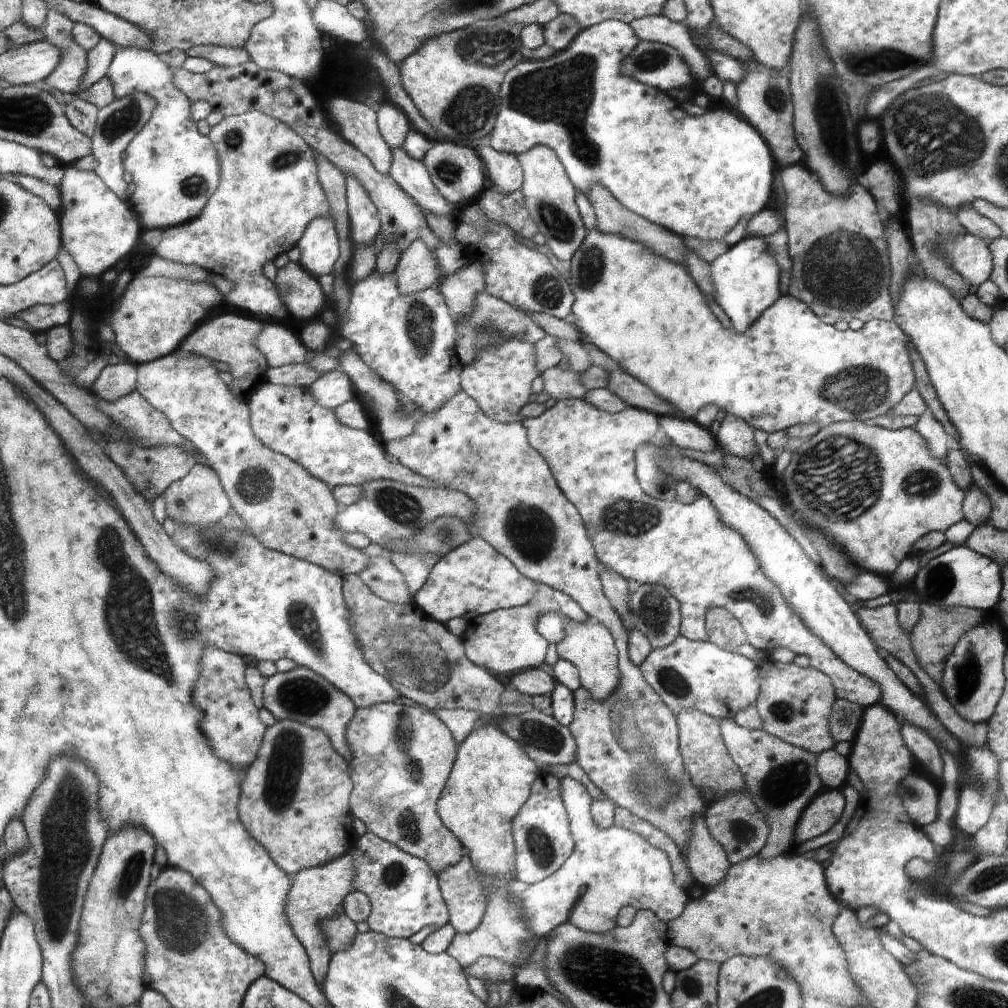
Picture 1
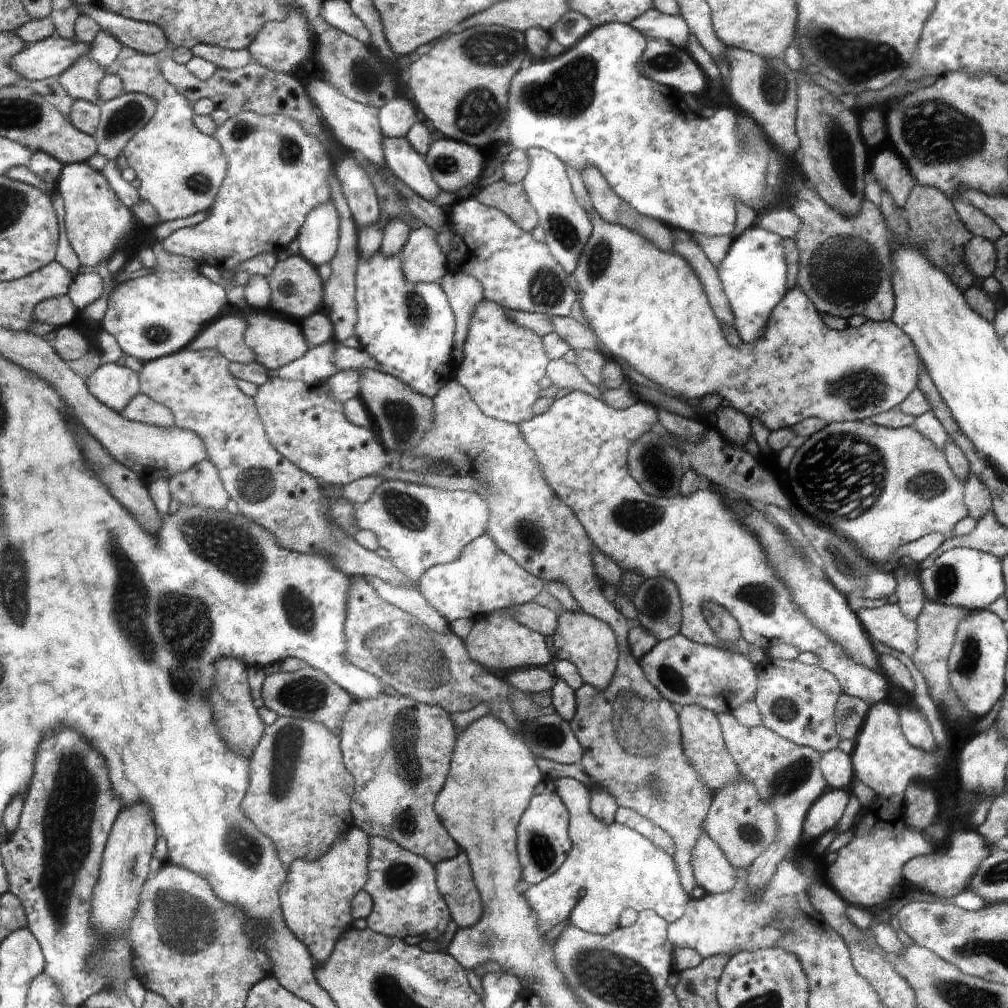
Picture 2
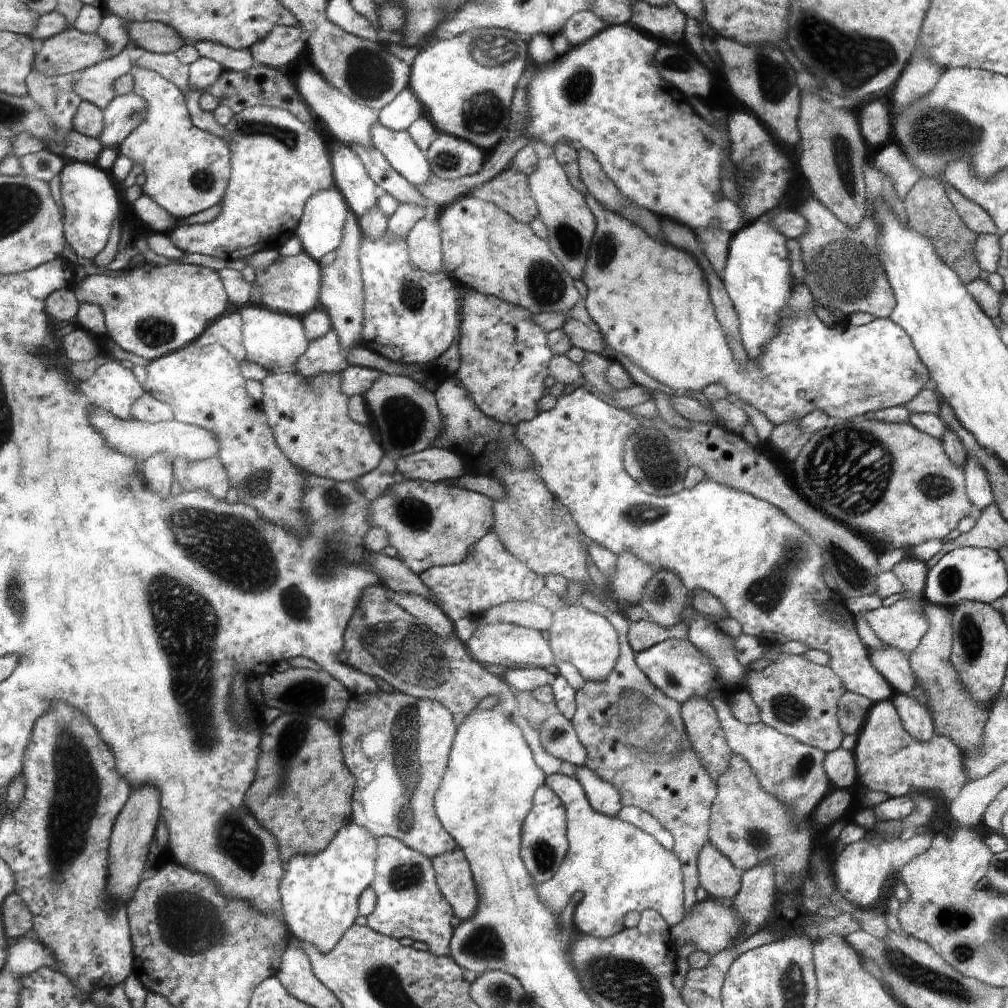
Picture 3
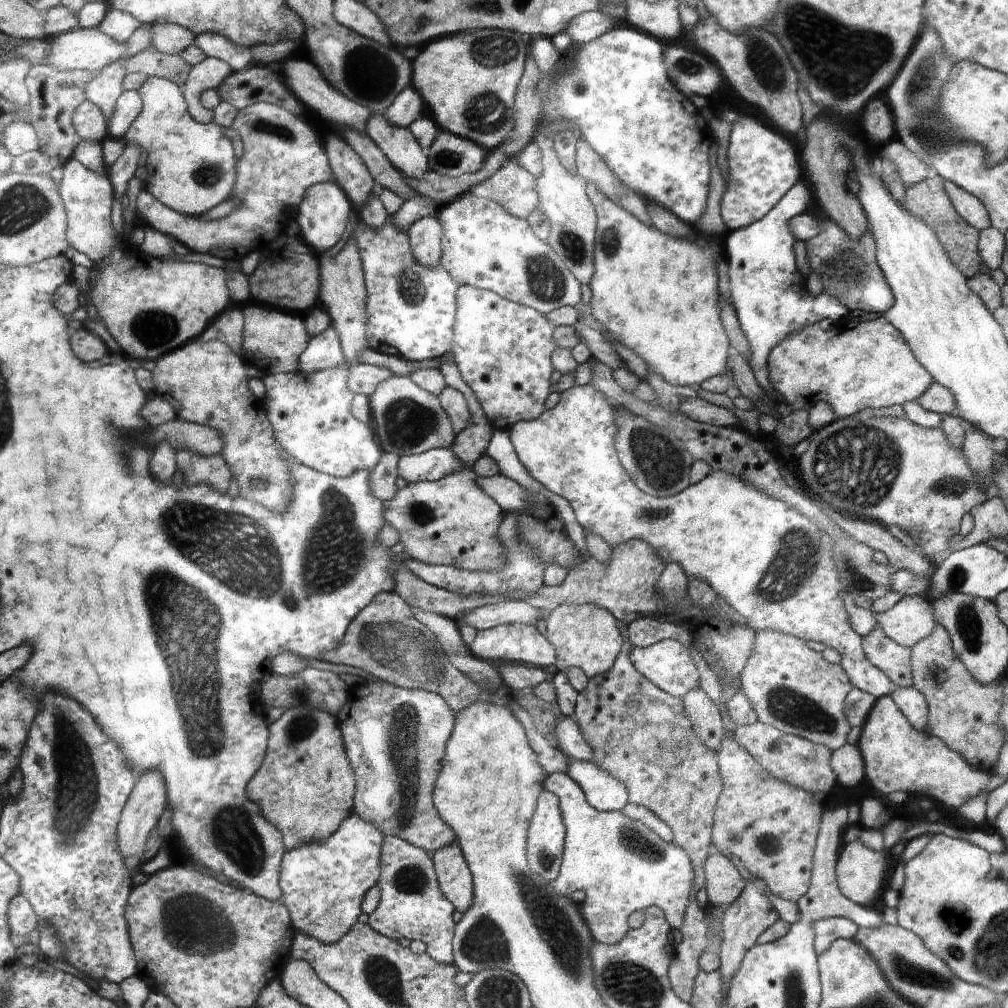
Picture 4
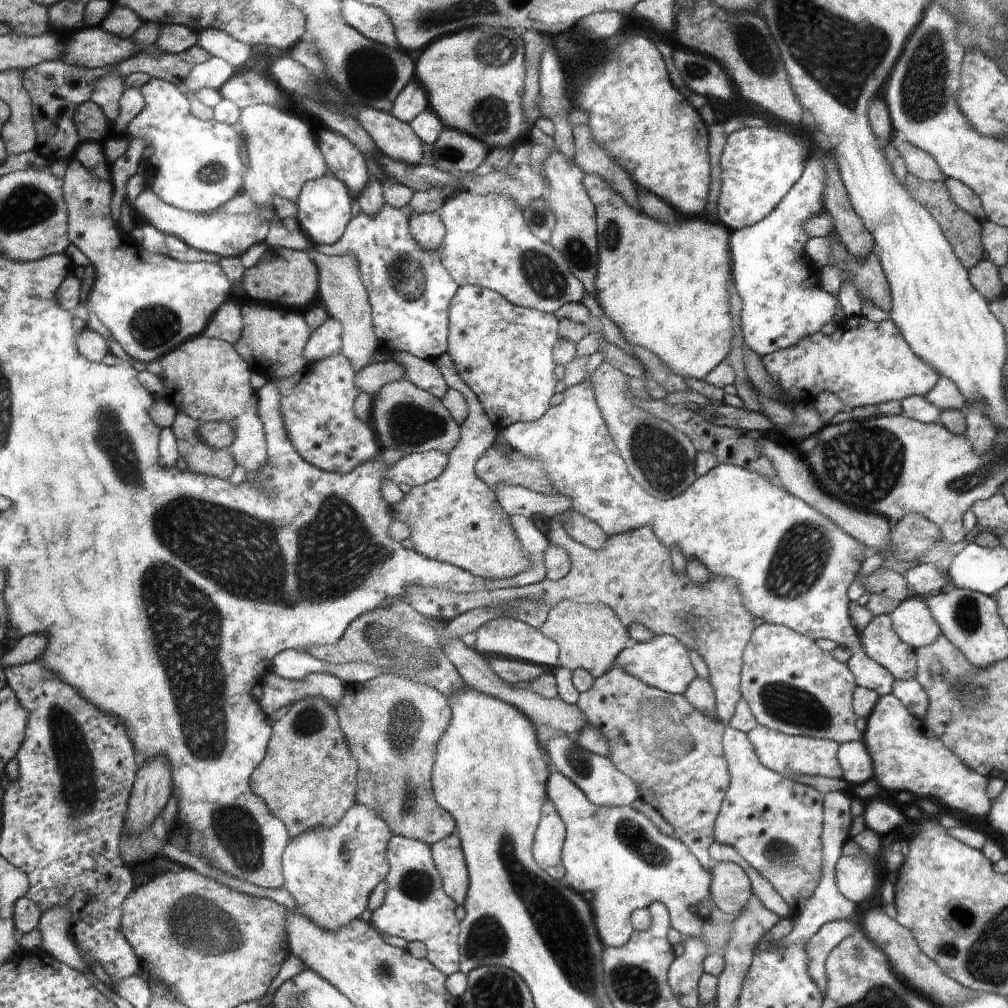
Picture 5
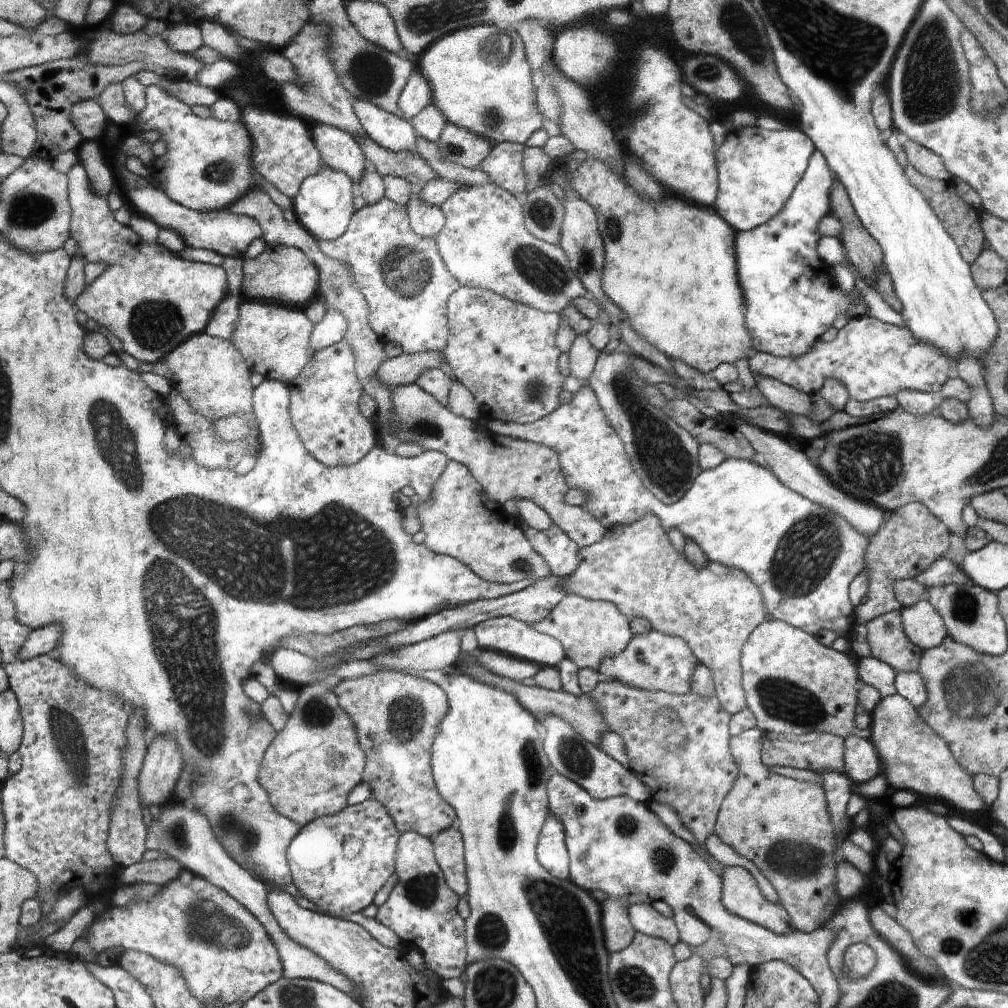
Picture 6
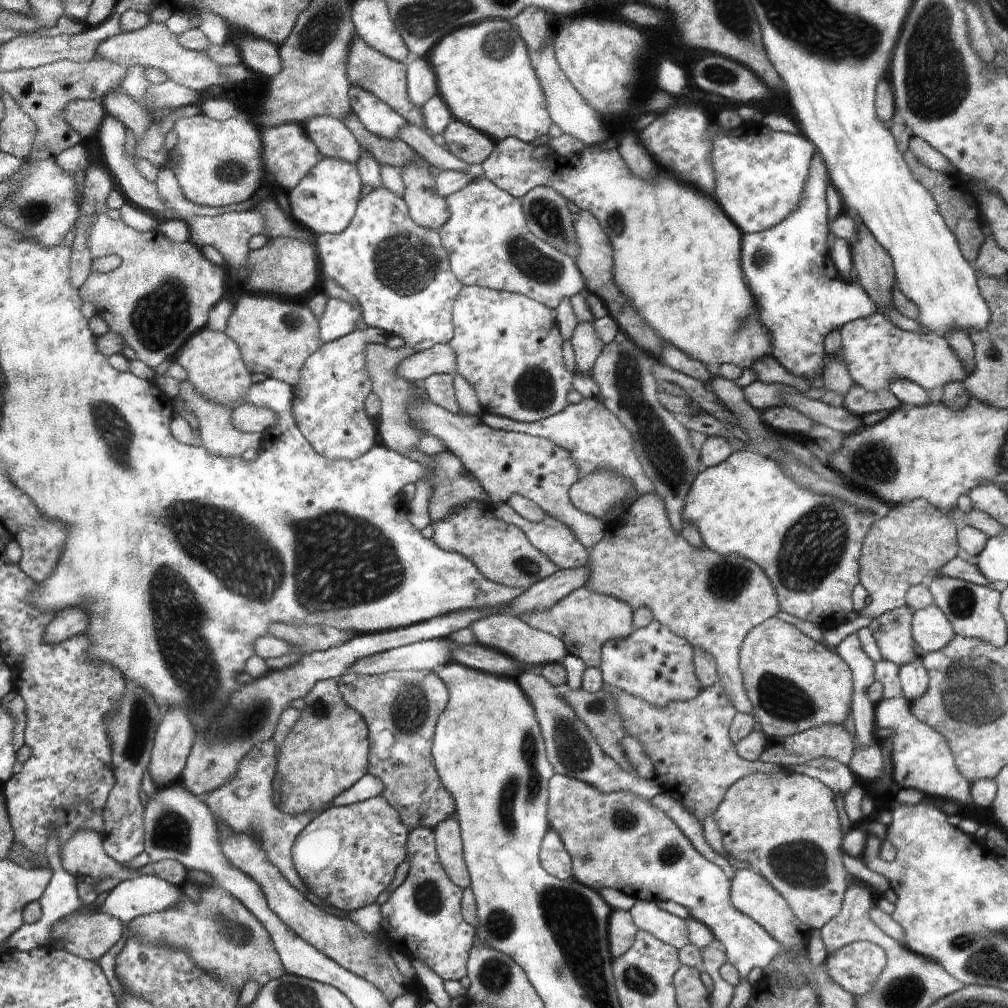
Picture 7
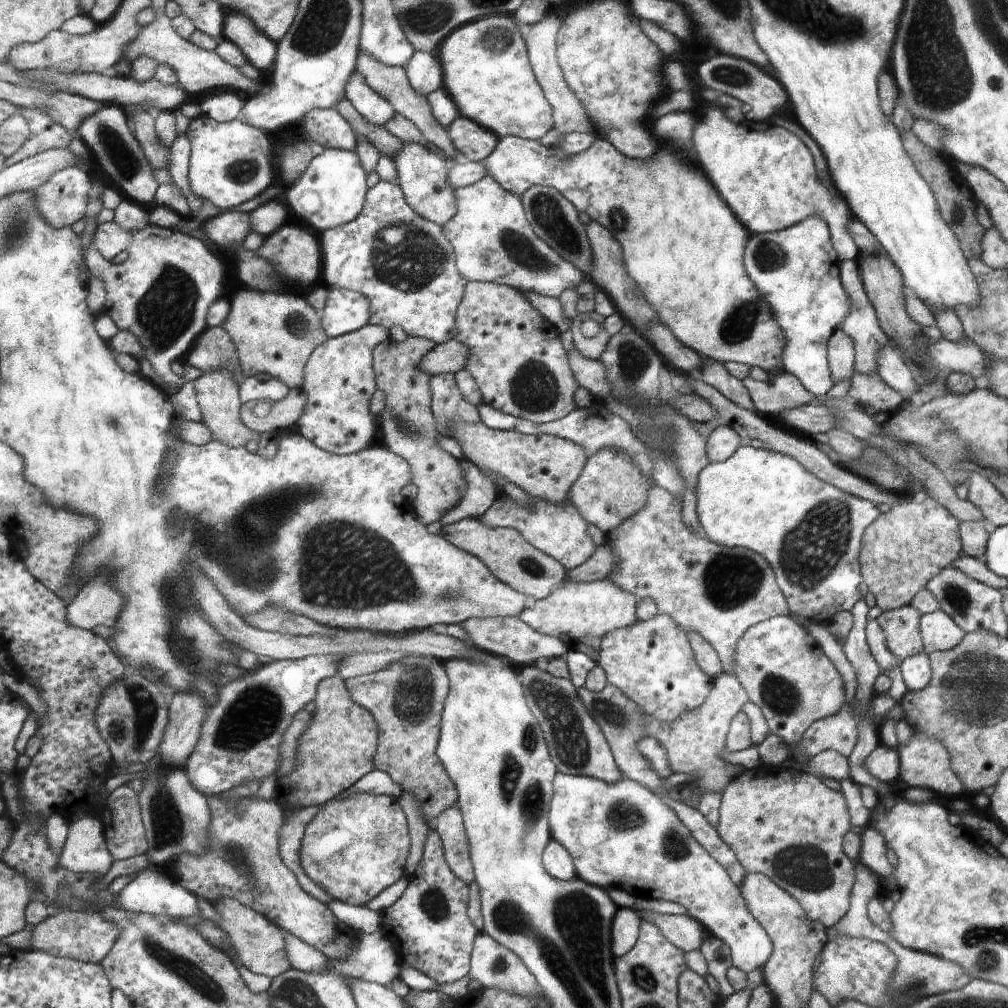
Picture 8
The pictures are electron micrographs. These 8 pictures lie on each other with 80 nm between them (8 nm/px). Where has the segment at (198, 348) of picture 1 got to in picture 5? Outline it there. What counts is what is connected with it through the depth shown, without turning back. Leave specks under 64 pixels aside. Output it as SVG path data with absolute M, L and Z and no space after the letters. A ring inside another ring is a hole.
M233 300L223 305L216 312L213 320L208 324L202 336L221 339L234 346L243 336L242 305Z

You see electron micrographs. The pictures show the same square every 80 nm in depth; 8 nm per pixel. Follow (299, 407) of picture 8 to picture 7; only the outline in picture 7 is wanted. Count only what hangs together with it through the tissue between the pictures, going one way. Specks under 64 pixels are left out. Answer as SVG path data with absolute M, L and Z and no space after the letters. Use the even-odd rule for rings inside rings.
M242 402L233 410L232 420L238 430L263 434L279 422L279 416L271 408Z

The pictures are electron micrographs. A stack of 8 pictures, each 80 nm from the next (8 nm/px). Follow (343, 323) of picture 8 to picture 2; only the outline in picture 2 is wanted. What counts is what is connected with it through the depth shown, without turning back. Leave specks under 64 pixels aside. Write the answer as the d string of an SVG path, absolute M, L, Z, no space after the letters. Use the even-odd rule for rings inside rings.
M332 340L310 348L303 359L294 360L287 367L277 370L267 370L268 380L282 378L282 380L300 380L302 383L324 383L326 378L339 372L334 366L334 350L337 343Z

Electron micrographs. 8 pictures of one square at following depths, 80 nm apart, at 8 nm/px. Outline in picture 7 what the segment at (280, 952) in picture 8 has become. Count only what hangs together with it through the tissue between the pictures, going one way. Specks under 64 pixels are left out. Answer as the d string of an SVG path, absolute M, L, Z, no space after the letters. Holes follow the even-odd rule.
M202 886L200 892L198 904L182 893L176 907L136 917L129 924L128 939L138 935L143 941L166 941L175 947L186 947L199 967L216 973L240 992L249 980L263 985L280 978L286 969L278 948L255 913L222 887Z

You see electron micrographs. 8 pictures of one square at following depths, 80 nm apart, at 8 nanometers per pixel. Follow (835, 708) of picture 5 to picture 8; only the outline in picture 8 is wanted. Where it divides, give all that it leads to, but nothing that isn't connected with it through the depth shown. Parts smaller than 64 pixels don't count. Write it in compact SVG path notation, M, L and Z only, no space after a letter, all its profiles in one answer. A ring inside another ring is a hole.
M775 616L751 627L735 648L735 675L747 689L750 702L763 712L772 734L777 734L788 746L803 739L817 720L838 714L844 708L844 682L834 664L826 658L820 644L788 616Z

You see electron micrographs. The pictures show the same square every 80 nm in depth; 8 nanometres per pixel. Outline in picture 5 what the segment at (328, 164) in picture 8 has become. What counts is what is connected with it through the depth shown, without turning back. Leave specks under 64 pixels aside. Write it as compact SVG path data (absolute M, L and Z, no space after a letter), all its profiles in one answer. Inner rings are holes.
M324 176L318 180L308 182L296 202L298 206L299 228L303 232L306 243L314 246L328 246L339 243L343 238L344 230L352 218L352 198L348 188L338 178Z

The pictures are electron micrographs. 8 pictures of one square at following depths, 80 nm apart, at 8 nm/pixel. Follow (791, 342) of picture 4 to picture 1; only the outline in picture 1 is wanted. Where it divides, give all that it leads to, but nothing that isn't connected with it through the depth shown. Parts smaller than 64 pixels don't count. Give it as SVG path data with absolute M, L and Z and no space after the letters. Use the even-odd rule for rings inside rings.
M597 228L592 232L587 232L587 239L584 240L583 245L570 261L570 267L570 279L568 281L575 296L575 303L572 308L572 313L575 316L574 326L578 328L590 344L618 362L626 374L636 378L644 386L648 386L666 404L674 406L678 417L688 420L693 419L700 408L712 404L718 410L723 409L730 416L742 418L753 430L758 428L758 430L764 430L768 435L778 431L784 432L784 430L800 424L810 424L810 422L816 422L816 424L821 424L826 428L826 426L834 423L865 421L887 414L914 386L915 373L910 354L908 354L908 346L906 346L908 338L894 320L872 320L866 322L857 332L850 328L840 332L834 326L824 324L824 321L820 320L820 317L816 316L816 313L812 312L812 309L808 308L804 301L796 300L796 297L787 294L776 300L776 303L772 304L772 307L769 307L767 311L762 312L760 318L748 328L747 332L738 332L738 336L736 336L734 332L726 330L716 320L716 316L712 314L711 308L708 307L704 296L702 296L702 290L694 284L695 280L690 278L685 266L678 266L674 262L662 258L662 256L652 254L640 242L632 242L624 236L602 234L597 231Z

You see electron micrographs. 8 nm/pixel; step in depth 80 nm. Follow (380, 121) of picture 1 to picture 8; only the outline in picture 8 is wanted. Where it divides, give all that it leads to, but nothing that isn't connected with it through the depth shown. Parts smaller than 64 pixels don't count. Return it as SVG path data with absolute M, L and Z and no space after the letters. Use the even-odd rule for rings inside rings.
M415 51L414 58L404 67L411 87L425 97L444 86L443 68L436 52Z

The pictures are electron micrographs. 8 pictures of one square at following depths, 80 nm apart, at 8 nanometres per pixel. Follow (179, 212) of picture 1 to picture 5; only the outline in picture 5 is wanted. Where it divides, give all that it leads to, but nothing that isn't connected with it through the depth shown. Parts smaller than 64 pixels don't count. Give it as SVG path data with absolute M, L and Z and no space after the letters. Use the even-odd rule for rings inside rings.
M153 79L141 87L145 99L144 109L128 124L125 134L130 138L140 136L148 138L148 144L153 146L154 152L150 162L156 170L156 182L152 182L152 190L166 200L170 206L178 210L190 210L190 212L212 212L220 204L228 203L238 194L242 184L242 160L238 156L240 152L240 136L234 132L234 126L220 123L216 120L202 121L195 118L190 112L189 102L183 94L183 88Z

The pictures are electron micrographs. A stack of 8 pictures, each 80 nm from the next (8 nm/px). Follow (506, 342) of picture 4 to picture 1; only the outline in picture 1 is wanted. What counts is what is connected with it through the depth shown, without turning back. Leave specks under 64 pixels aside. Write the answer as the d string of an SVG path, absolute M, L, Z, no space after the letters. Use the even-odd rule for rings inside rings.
M508 338L500 346L488 346L476 352L476 360L463 368L462 389L478 402L480 409L492 420L522 421L520 409L530 400L532 380L538 376L534 344L518 338Z

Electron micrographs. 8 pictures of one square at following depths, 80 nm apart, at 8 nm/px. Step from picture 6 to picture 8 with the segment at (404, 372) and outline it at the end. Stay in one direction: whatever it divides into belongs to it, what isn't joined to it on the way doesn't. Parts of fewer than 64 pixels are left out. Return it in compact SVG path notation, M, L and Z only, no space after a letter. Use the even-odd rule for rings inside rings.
M450 338L443 343L438 343L424 358L420 368L428 371L429 375L440 373L456 374L465 368L465 362L470 354L470 347L456 338Z

